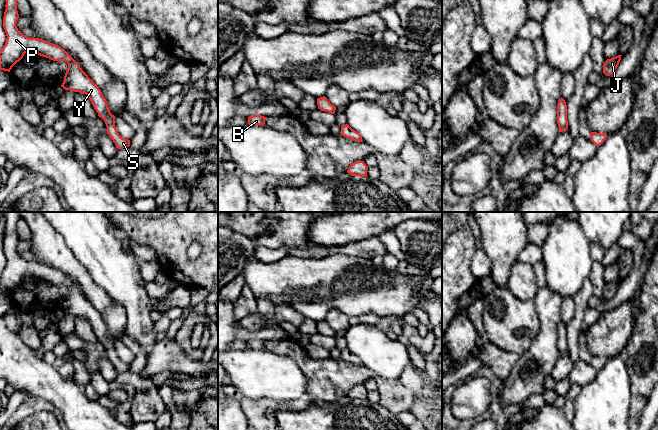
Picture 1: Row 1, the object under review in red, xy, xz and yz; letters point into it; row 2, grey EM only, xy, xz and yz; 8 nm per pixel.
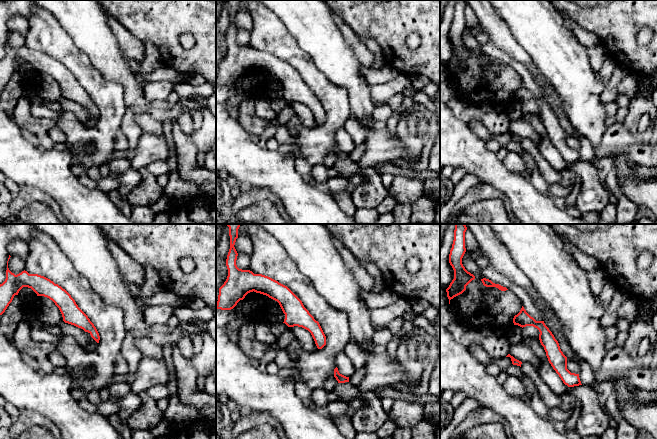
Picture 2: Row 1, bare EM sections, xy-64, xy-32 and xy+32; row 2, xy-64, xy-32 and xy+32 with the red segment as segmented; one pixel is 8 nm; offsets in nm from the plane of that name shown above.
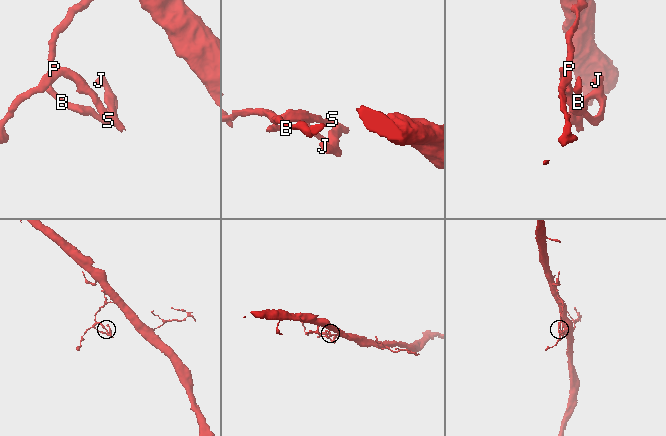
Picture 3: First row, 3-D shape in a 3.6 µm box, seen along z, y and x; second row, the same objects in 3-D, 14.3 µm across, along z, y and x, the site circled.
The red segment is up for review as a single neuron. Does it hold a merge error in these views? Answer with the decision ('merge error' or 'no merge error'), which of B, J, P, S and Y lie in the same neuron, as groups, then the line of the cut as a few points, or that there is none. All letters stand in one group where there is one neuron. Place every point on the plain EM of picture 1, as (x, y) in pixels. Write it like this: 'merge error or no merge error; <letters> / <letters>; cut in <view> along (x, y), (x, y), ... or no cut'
no merge error; B J P S Y; no cut

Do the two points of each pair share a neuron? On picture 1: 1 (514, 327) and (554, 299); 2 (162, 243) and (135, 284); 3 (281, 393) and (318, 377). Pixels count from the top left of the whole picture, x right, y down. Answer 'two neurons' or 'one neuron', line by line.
1: two neurons
2: two neurons
3: two neurons

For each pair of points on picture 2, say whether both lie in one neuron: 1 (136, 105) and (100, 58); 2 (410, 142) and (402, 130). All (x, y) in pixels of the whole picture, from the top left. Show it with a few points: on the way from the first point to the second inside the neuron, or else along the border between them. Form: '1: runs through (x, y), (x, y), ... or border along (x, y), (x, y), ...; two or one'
1: runs through (134, 92), (131, 85), (113, 67); one
2: runs through (407, 139), (403, 133); one

